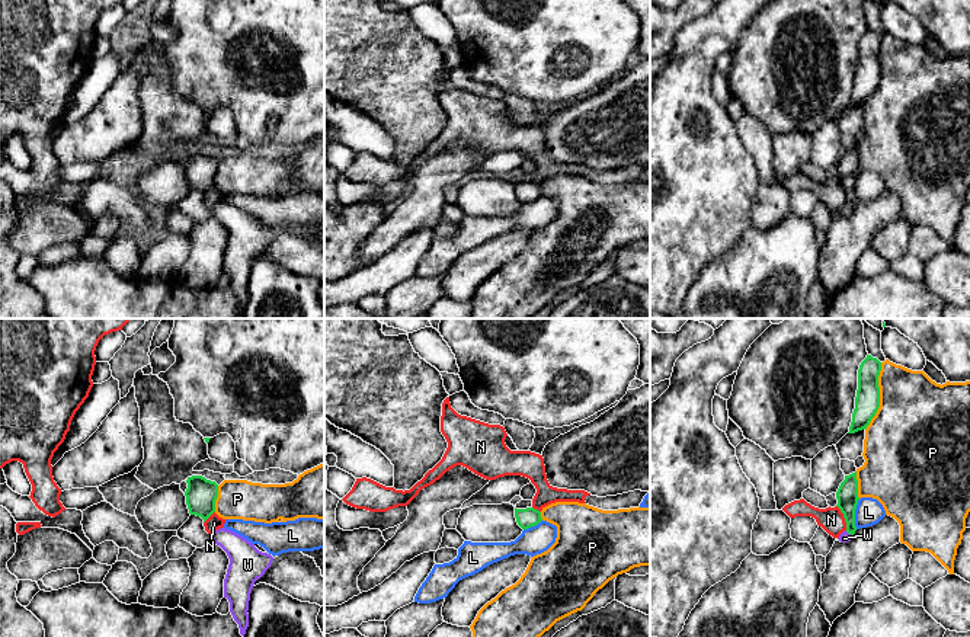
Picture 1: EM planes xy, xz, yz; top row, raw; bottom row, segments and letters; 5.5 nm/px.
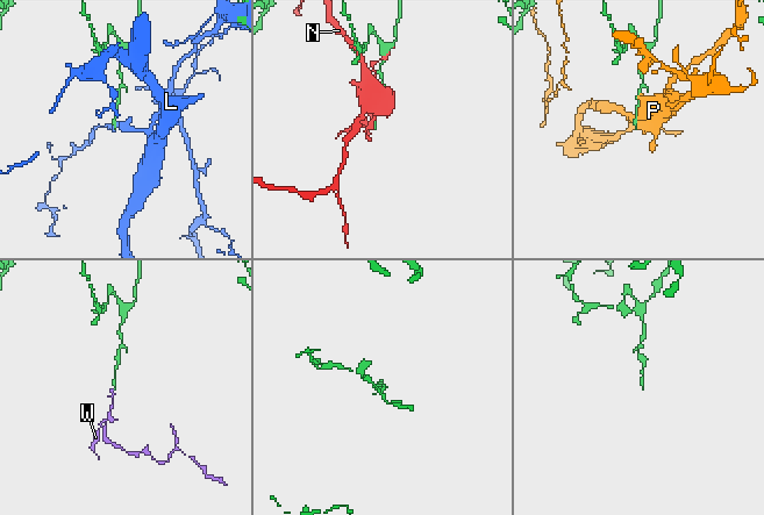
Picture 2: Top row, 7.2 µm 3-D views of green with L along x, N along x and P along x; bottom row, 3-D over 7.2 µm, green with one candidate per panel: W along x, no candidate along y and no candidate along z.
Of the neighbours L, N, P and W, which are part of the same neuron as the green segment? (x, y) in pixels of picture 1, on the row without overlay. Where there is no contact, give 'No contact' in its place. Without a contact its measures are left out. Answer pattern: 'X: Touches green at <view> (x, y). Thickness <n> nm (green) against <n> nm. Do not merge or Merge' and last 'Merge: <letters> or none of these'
L: Touches green at yz (854, 188). Thickness 120 nm (green) against 150 nm. Do not merge
N: Touches green at yz (844, 191). Thickness 120 nm (green) against 140 nm. Do not merge
P: Touches green at yz (879, 70). Thickness 140 nm (green) against 440 nm. Do not merge
W: Touches green at yz (850, 207). Thickness 120 nm (green) against 60 nm. Merge
Merge: W

